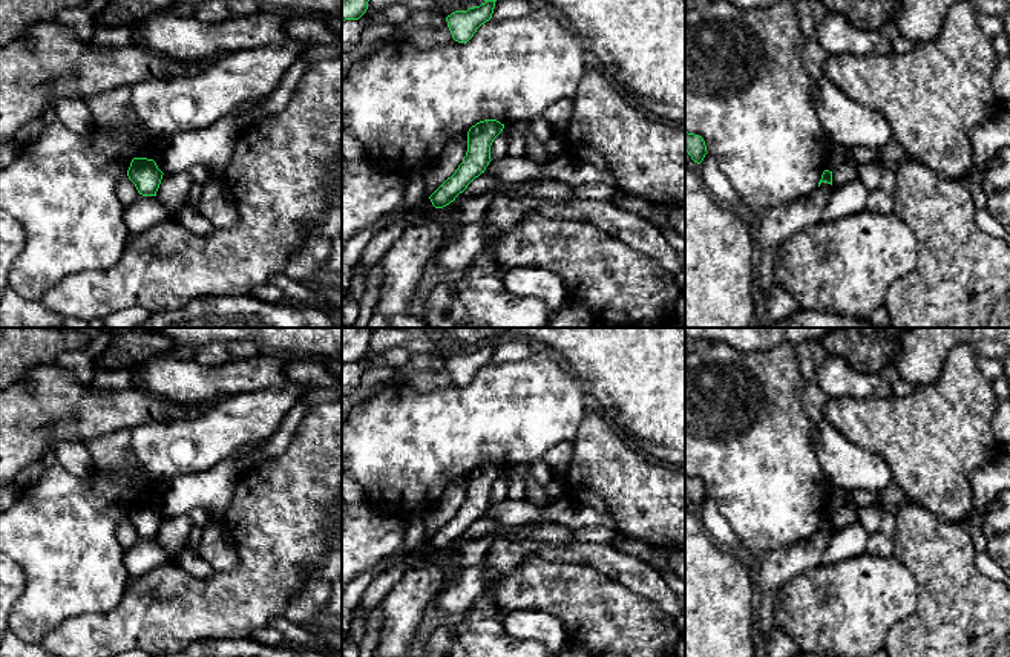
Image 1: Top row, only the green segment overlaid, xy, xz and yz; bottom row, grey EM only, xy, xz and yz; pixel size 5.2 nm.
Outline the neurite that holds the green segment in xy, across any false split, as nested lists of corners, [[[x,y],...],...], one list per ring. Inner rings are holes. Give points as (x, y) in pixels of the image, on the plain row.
[[[133,501],[127,513],[129,522],[143,539],[156,539],[162,518],[156,505],[147,501]]]

